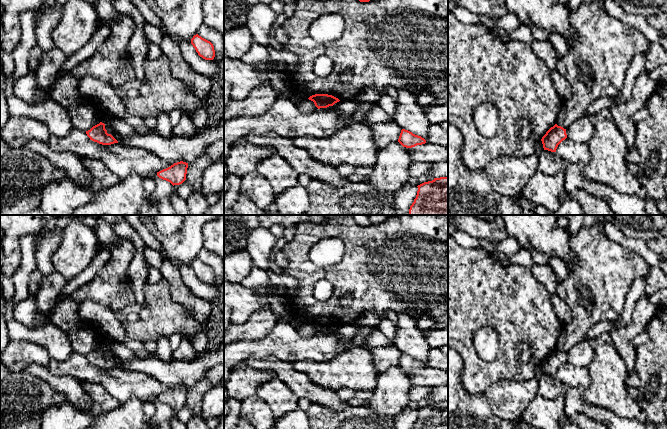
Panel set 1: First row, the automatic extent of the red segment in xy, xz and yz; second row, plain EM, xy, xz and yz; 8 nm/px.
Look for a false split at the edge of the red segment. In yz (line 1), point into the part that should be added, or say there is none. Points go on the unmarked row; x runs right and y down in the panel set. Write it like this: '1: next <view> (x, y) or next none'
1: next none

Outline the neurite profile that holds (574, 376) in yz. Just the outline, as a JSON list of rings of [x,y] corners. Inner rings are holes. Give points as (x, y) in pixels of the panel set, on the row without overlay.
[[[566,362],[557,371],[556,377],[564,384],[586,390],[591,382],[587,367],[574,366]]]

